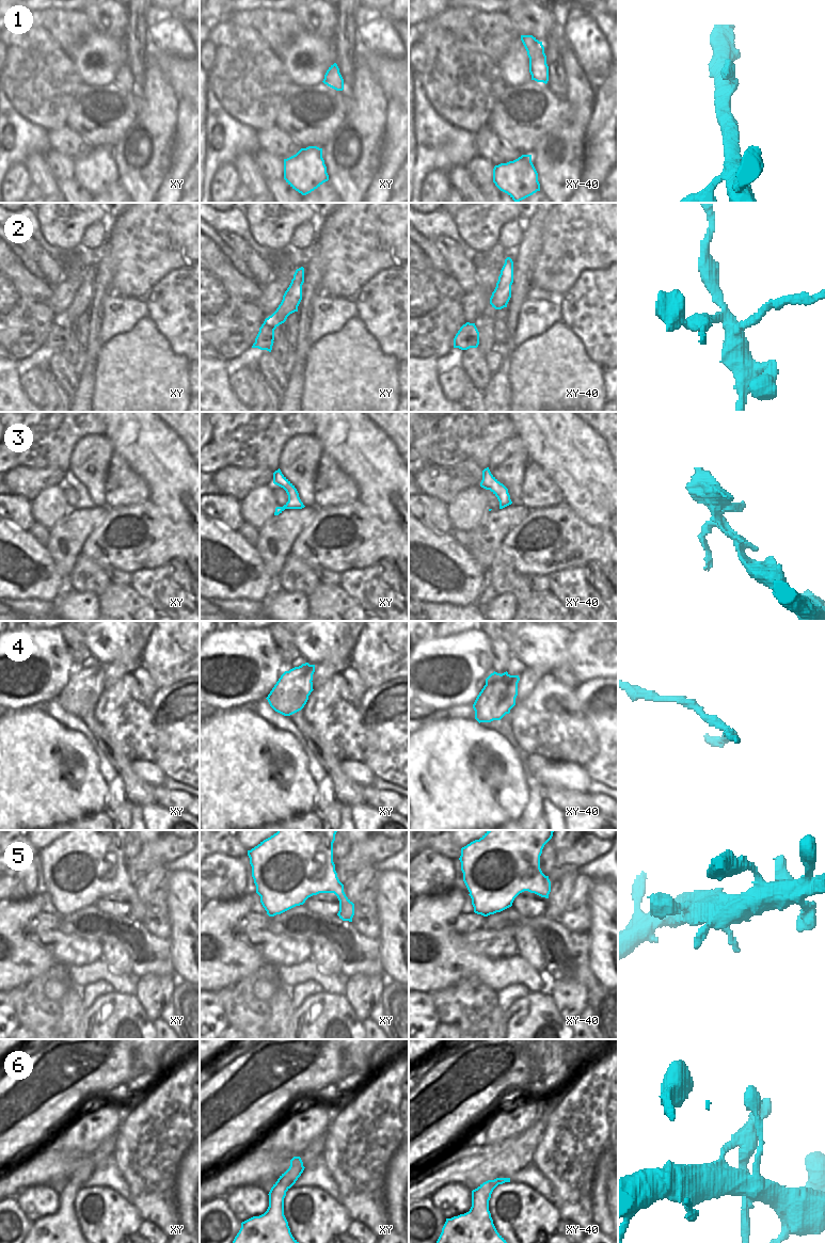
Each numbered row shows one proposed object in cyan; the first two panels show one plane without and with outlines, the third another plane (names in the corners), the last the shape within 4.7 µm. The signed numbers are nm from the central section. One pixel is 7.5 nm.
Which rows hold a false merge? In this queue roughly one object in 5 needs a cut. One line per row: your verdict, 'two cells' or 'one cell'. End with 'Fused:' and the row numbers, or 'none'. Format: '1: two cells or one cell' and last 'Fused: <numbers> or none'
1: one cell
2: two cells
3: one cell
4: two cells
5: one cell
6: two cells
Fused: 2, 4, 6

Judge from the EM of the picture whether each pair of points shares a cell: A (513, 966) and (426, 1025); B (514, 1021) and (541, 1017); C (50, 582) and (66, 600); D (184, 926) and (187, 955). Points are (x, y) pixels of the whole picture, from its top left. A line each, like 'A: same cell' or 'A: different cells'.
A: different cells
B: same cell
C: different cells
D: same cell

